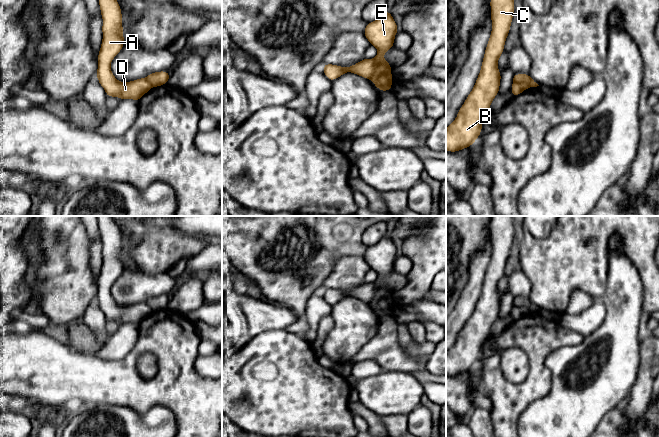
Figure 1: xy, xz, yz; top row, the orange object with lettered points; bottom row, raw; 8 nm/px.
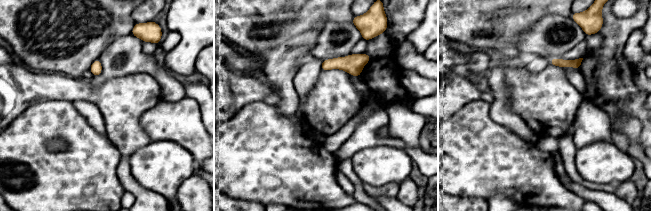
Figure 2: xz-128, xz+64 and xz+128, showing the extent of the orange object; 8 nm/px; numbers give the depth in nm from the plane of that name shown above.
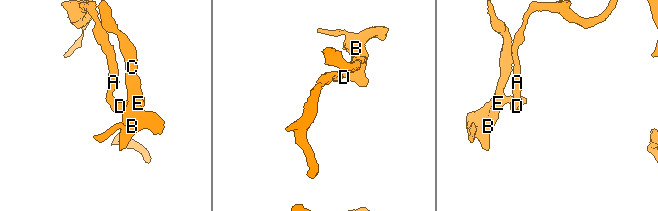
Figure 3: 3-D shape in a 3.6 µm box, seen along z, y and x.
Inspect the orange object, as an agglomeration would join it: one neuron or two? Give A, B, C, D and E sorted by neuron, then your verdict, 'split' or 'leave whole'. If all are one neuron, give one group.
A D / B C E | split

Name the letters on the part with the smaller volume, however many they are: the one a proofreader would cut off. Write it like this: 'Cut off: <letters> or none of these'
Cut off: B, C, E

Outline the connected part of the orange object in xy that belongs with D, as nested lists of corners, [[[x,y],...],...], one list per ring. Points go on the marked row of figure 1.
[[[98,0],[103,19],[103,39],[98,53],[96,76],[108,97],[118,96],[121,101],[133,99],[139,101],[152,86],[146,78],[129,82],[118,81],[111,72],[110,65],[124,45],[122,12],[117,0]]]

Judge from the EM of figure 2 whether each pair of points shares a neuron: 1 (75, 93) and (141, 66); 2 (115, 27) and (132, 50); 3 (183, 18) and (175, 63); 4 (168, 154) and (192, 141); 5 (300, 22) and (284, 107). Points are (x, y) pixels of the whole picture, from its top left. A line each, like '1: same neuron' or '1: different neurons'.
1: different neurons
2: different neurons
3: same neuron
4: different neurons
5: same neuron

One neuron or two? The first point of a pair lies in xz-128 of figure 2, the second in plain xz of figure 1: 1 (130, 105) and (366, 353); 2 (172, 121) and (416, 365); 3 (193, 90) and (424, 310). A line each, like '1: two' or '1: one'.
1: two
2: one
3: two

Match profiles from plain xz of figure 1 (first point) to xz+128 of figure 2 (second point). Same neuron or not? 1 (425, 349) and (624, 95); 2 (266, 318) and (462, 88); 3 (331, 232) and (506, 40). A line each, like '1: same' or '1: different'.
1: different
2: same
3: same

